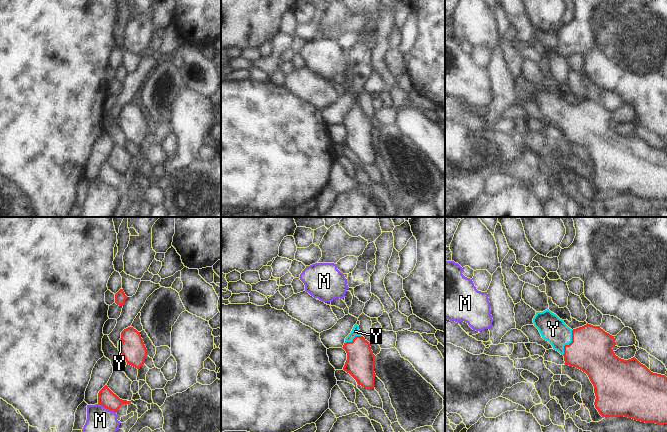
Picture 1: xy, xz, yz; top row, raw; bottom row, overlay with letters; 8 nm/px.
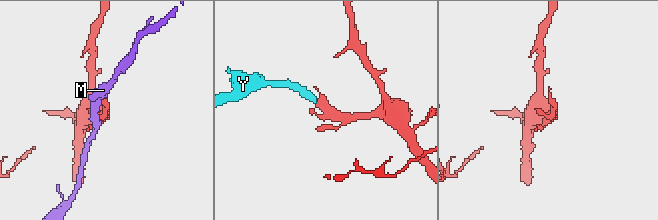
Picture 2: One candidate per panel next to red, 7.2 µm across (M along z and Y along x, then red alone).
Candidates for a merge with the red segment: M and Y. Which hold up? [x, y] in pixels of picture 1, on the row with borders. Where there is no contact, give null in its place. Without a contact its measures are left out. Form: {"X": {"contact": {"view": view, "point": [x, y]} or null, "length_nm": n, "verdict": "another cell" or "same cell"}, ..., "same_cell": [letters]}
{"M": {"contact": {"view": "xy", "point": [107, 408]}, "length_nm": 170, "verdict": "another cell"}, "Y": {"contact": {"view": "yz", "point": [570, 343]}, "length_nm": 220, "verdict": "same cell"}, "same_cell": ["Y"]}

